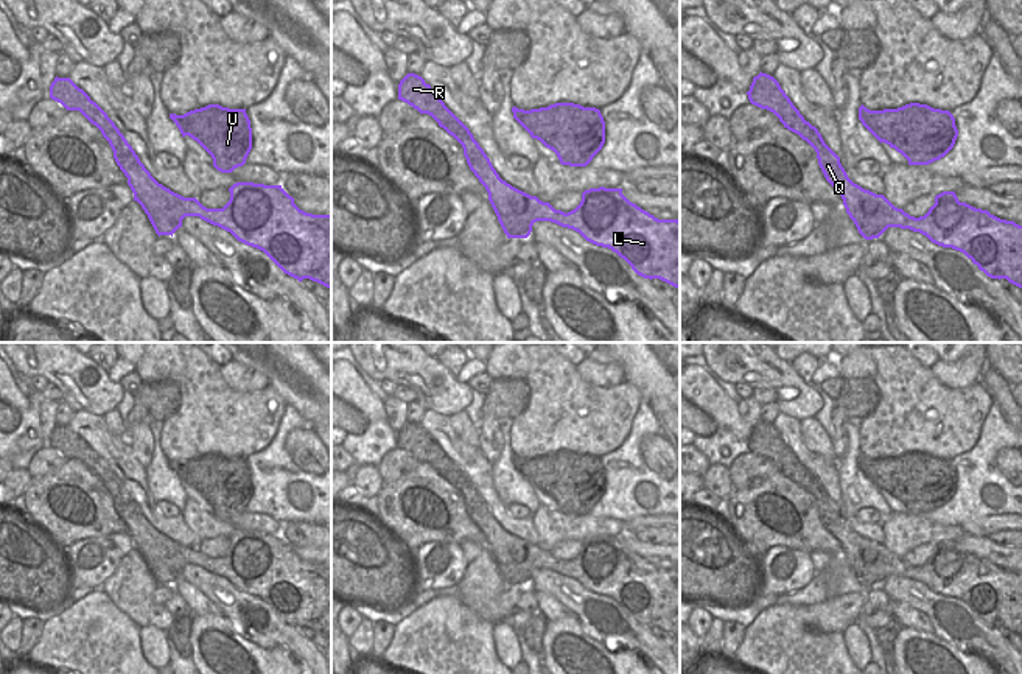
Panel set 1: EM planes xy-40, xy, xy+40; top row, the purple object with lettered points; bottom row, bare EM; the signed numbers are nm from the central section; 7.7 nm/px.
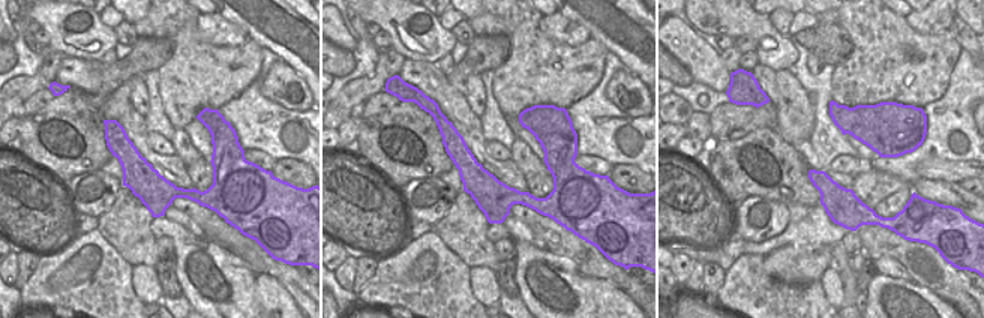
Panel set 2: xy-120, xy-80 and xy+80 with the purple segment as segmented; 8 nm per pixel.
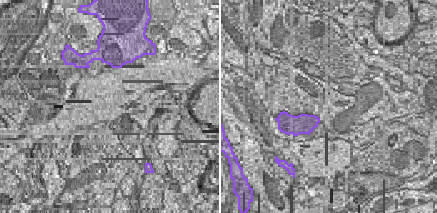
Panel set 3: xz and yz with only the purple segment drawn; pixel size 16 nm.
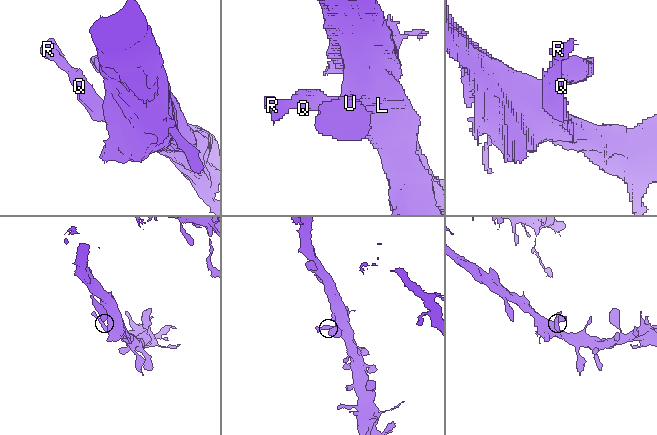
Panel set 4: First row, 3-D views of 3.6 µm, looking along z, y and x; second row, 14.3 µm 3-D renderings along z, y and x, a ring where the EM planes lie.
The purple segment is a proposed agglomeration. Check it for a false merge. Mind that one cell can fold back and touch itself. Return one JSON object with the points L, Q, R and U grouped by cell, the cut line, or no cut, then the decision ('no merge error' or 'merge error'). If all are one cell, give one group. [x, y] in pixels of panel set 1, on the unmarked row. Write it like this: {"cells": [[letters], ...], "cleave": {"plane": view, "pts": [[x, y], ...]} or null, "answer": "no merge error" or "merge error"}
{"cells": [["L", "Q", "R", "U"]], "cleave": null, "answer": "no merge error"}

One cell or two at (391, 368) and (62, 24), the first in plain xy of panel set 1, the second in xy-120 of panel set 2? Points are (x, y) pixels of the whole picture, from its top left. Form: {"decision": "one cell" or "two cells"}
{"decision": "one cell"}

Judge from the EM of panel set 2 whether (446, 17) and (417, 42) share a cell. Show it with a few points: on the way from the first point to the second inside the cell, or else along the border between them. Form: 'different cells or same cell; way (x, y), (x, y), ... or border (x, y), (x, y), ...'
different cells; border (437, 17), (450, 32)

